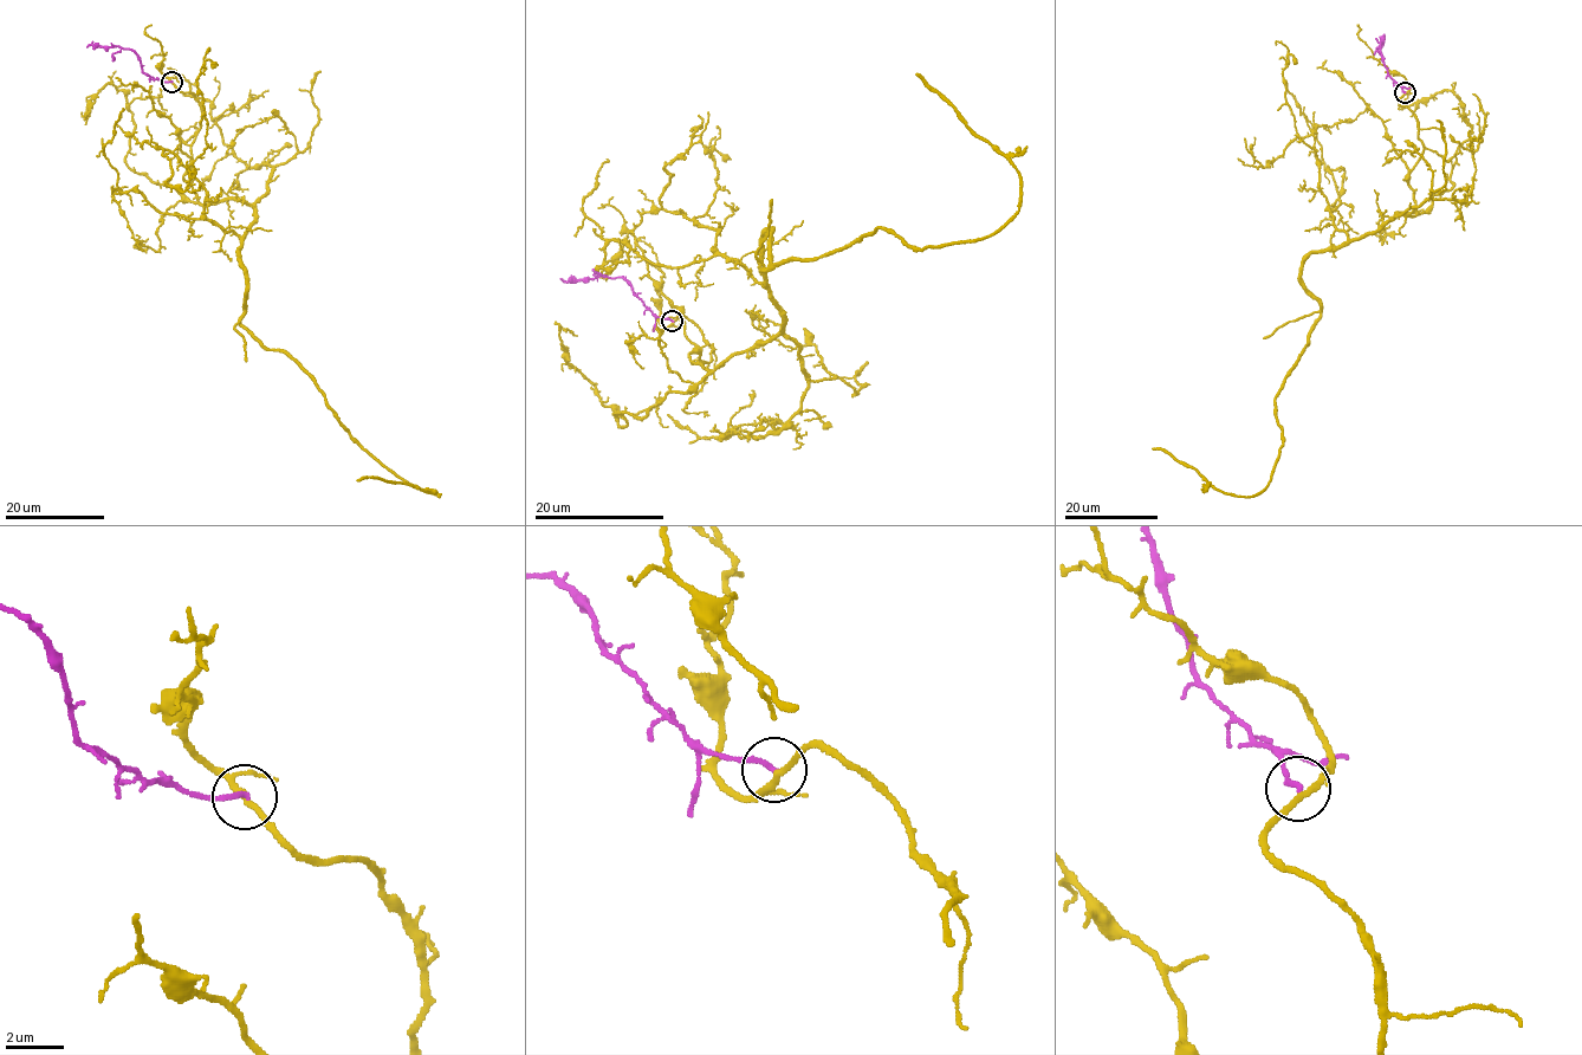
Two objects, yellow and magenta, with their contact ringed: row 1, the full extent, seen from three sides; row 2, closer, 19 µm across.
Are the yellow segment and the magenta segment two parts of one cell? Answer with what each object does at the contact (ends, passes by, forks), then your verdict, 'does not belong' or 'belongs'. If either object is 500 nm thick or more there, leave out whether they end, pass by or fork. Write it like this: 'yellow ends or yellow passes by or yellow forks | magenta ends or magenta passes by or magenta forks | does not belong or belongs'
yellow passes by | magenta ends | belongs

